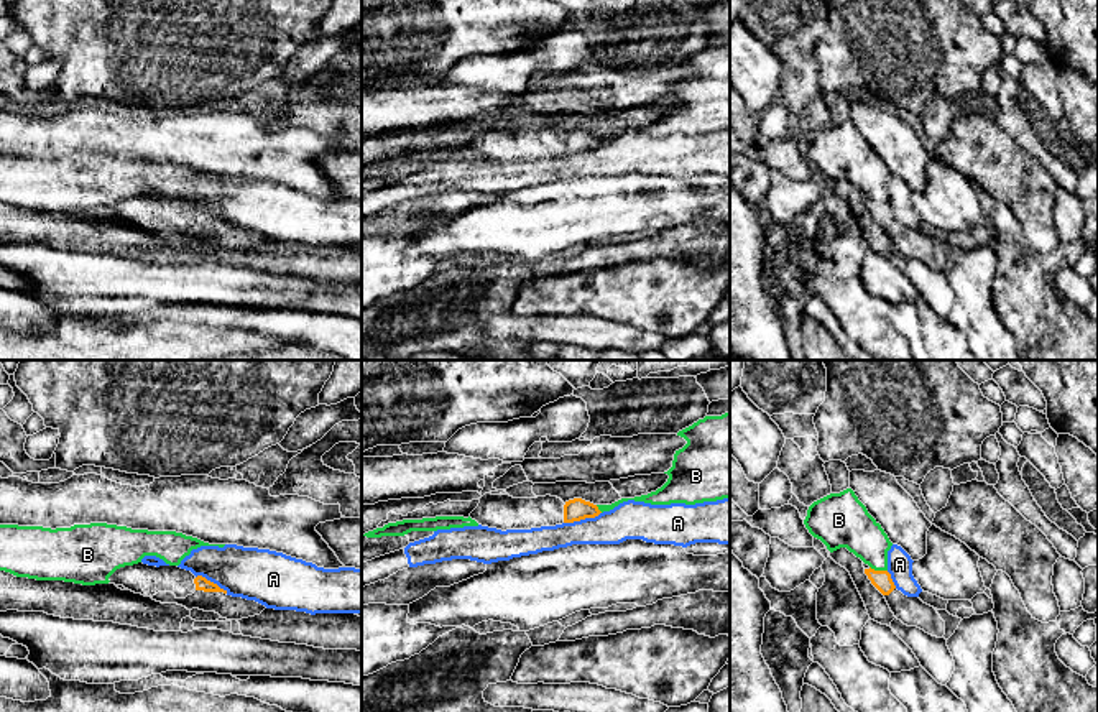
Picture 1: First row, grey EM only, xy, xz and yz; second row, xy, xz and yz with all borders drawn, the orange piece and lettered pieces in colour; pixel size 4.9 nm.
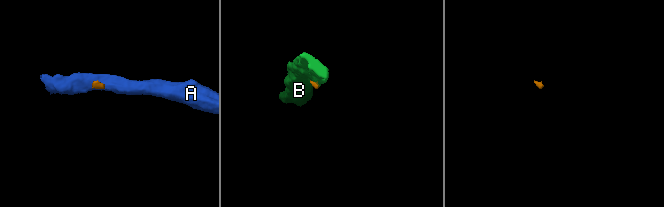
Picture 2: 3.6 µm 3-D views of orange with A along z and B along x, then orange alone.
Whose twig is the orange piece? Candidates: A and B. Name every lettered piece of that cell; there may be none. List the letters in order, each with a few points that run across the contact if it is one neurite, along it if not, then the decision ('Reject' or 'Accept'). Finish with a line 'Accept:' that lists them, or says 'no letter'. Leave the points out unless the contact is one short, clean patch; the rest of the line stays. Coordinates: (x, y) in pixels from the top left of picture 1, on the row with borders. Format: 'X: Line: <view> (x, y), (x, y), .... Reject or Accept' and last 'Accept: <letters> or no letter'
A: Line: xz (600, 512), (590, 518), (564, 523). Reject
B: Line: yz (870, 566), (886, 571). Reject
Accept: no letter

